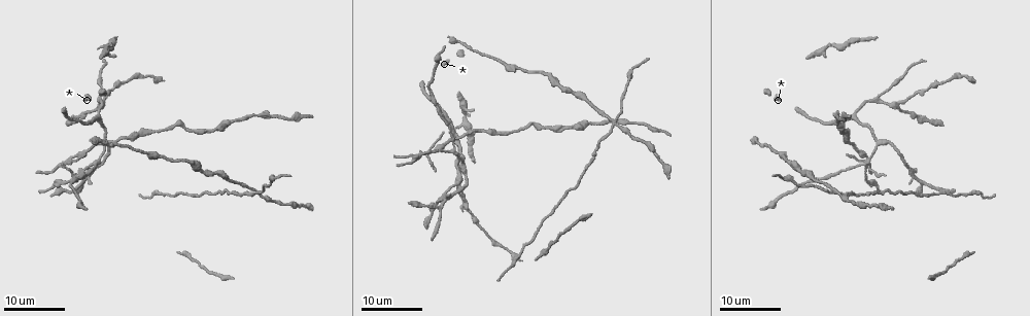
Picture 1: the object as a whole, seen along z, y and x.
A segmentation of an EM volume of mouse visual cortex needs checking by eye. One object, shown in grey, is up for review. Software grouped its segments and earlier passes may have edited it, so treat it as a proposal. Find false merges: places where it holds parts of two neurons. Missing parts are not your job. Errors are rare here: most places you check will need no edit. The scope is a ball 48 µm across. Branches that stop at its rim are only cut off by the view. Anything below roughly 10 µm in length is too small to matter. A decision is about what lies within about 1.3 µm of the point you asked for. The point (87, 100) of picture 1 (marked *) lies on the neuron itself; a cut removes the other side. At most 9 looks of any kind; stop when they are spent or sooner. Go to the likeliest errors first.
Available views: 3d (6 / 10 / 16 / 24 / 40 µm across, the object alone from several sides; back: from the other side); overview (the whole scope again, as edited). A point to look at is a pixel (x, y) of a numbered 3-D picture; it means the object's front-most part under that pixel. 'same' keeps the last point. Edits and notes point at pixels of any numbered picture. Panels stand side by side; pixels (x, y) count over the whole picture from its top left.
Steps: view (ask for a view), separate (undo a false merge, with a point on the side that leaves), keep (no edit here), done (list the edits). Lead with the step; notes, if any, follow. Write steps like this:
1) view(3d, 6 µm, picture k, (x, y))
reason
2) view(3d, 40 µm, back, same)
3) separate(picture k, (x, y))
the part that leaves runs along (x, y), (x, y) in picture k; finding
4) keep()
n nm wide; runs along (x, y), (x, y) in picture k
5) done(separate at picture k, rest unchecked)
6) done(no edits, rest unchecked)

view(3d, 24 µm, picture 1, (837, 192))
four arms meet

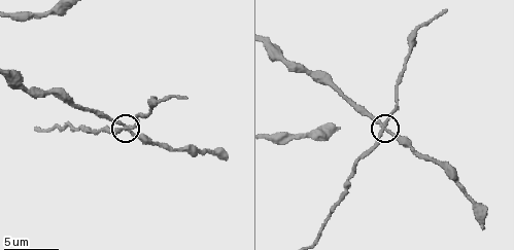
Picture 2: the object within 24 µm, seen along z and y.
view(3d, 10 µm, picture 2, (123, 127))

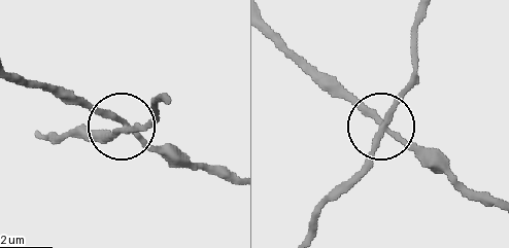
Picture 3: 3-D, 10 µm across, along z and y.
view(3d, 10 µm, back, picture 3, (383, 132))
other side

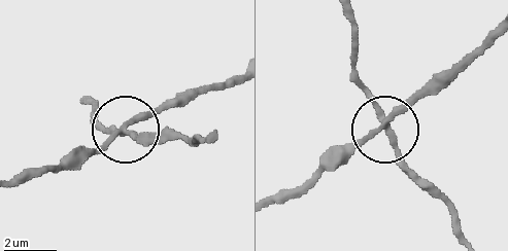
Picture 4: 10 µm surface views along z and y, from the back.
separate(picture 4, (137, 142))
side arm 15 µm; the part that leaves runs along (125, 131), (140, 138), (209, 138) in picture 4; two neurons meet here

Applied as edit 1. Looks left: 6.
view(3d, 24 µm, picture 1, (463, 166))
four arms meet

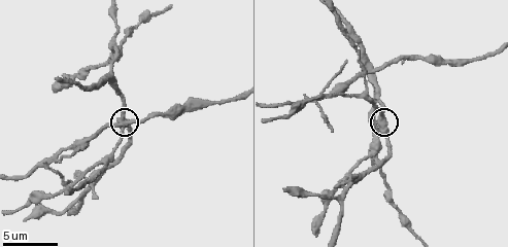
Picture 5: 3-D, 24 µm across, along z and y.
view(3d, 6 µm, picture 5, (383, 120))

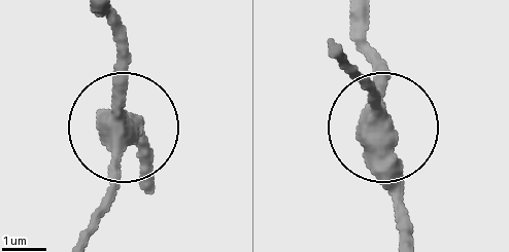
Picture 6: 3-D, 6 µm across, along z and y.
keep()
all the same neuron

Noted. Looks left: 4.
view(3d, 10 µm, picture 5, (112, 42))
two arms in line, one across

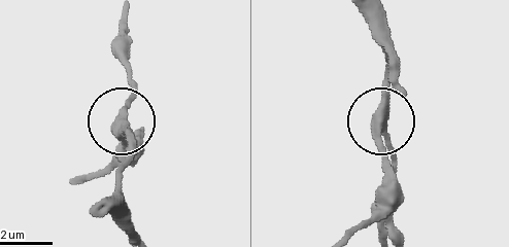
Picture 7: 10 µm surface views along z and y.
keep()
330 nm wide; all the same neuron

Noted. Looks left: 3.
view(3d, 16 µm, picture 5, (364, 97))
side arm on a straight run

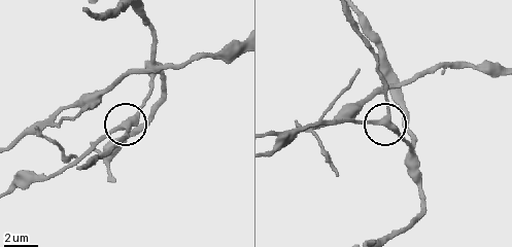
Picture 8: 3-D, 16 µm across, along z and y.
keep()
290 nm wide; runs along (353, 11), (377, 48), (411, 152), (388, 124), (386, 83) in picture 8; one neuron here

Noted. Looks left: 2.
done(separate at picture 4, rest unchecked)

